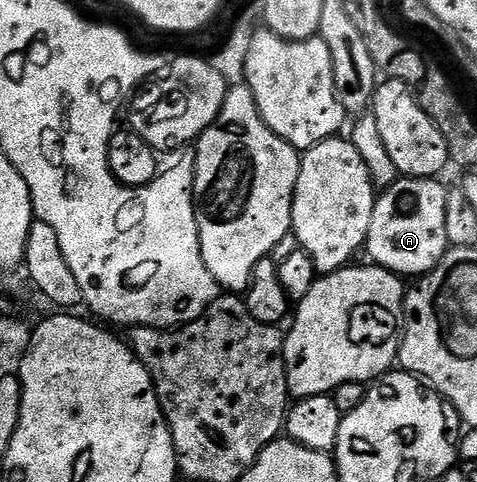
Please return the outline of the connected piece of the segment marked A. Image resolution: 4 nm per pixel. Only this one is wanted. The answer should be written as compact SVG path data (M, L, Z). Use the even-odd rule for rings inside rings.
M407 176L398 178L391 187L384 189L375 202L375 210L371 214L371 230L365 239L364 251L374 265L396 272L402 278L420 278L430 272L449 251L451 245L447 238L447 198L450 189L441 185L442 181L428 176Z

